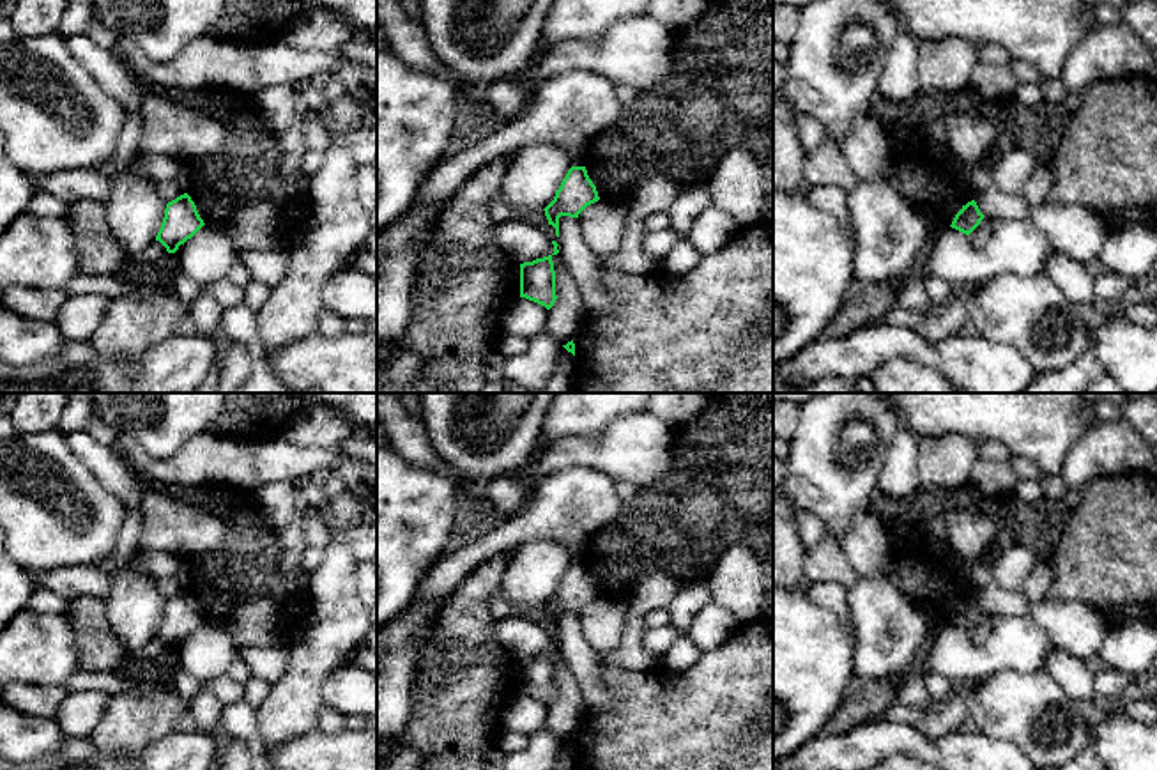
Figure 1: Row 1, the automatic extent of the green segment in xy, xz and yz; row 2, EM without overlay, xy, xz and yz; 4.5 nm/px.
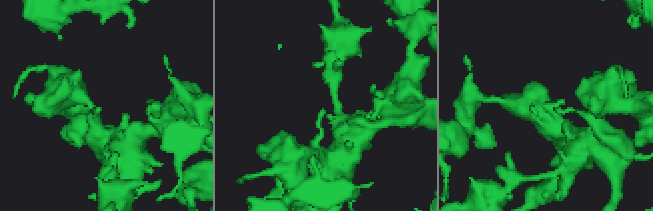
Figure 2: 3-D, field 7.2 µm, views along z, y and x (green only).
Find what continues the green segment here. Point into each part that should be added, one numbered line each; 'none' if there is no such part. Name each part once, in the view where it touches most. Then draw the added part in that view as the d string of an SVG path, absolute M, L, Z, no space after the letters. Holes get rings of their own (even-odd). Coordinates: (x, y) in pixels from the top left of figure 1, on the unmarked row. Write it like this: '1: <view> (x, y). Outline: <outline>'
none

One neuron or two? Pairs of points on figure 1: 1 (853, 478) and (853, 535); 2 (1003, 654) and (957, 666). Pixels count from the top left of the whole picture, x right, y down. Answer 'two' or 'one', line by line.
1: two
2: one

